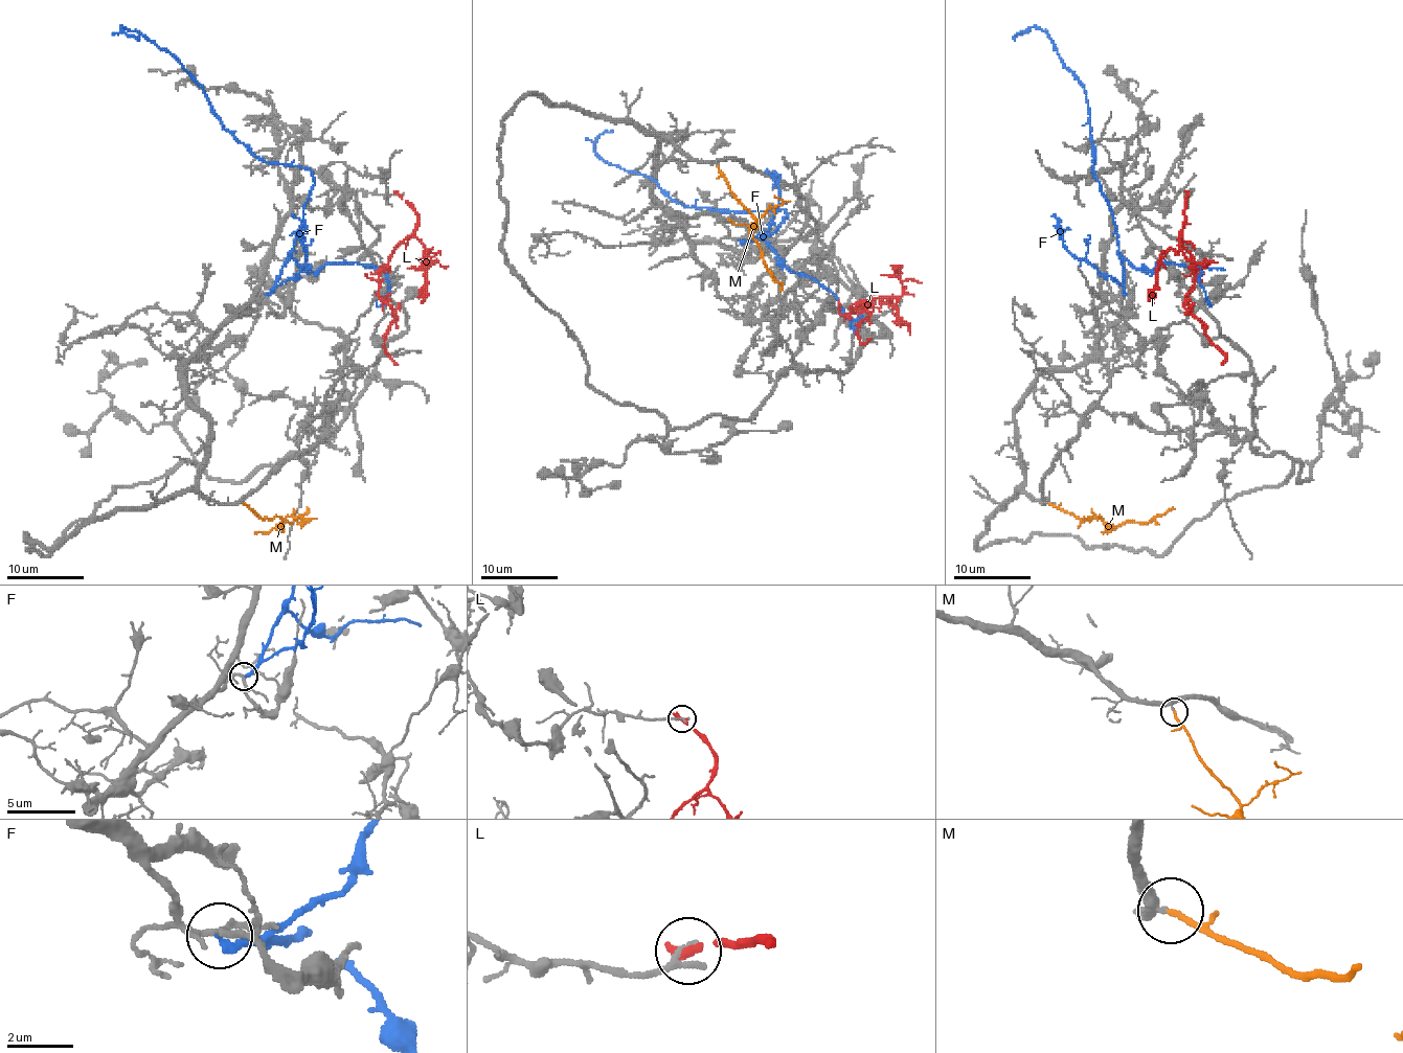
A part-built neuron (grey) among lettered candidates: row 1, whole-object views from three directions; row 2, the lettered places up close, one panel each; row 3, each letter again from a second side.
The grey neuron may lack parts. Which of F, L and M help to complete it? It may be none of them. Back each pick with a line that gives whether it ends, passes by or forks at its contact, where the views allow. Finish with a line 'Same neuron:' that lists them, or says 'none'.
M: it ends there
Same neuron: M

